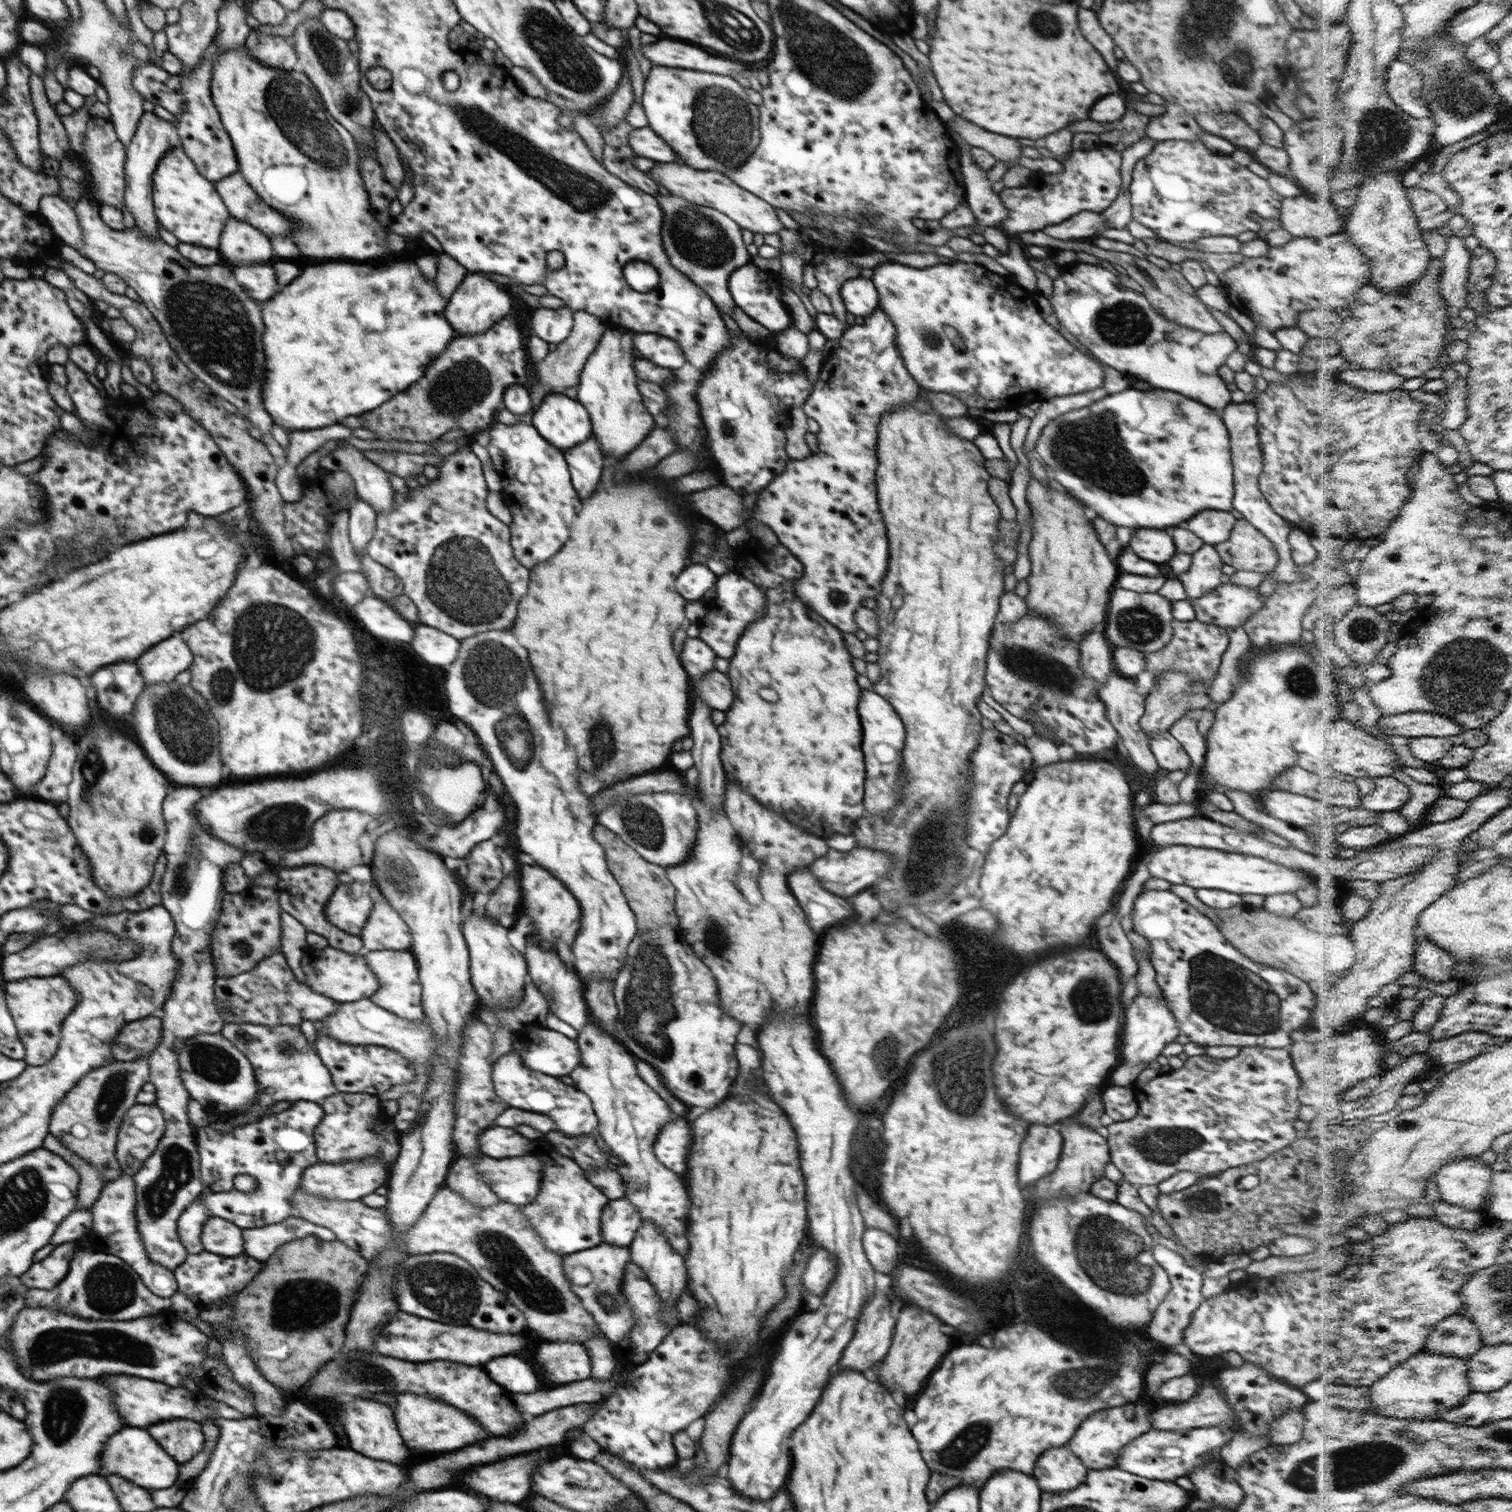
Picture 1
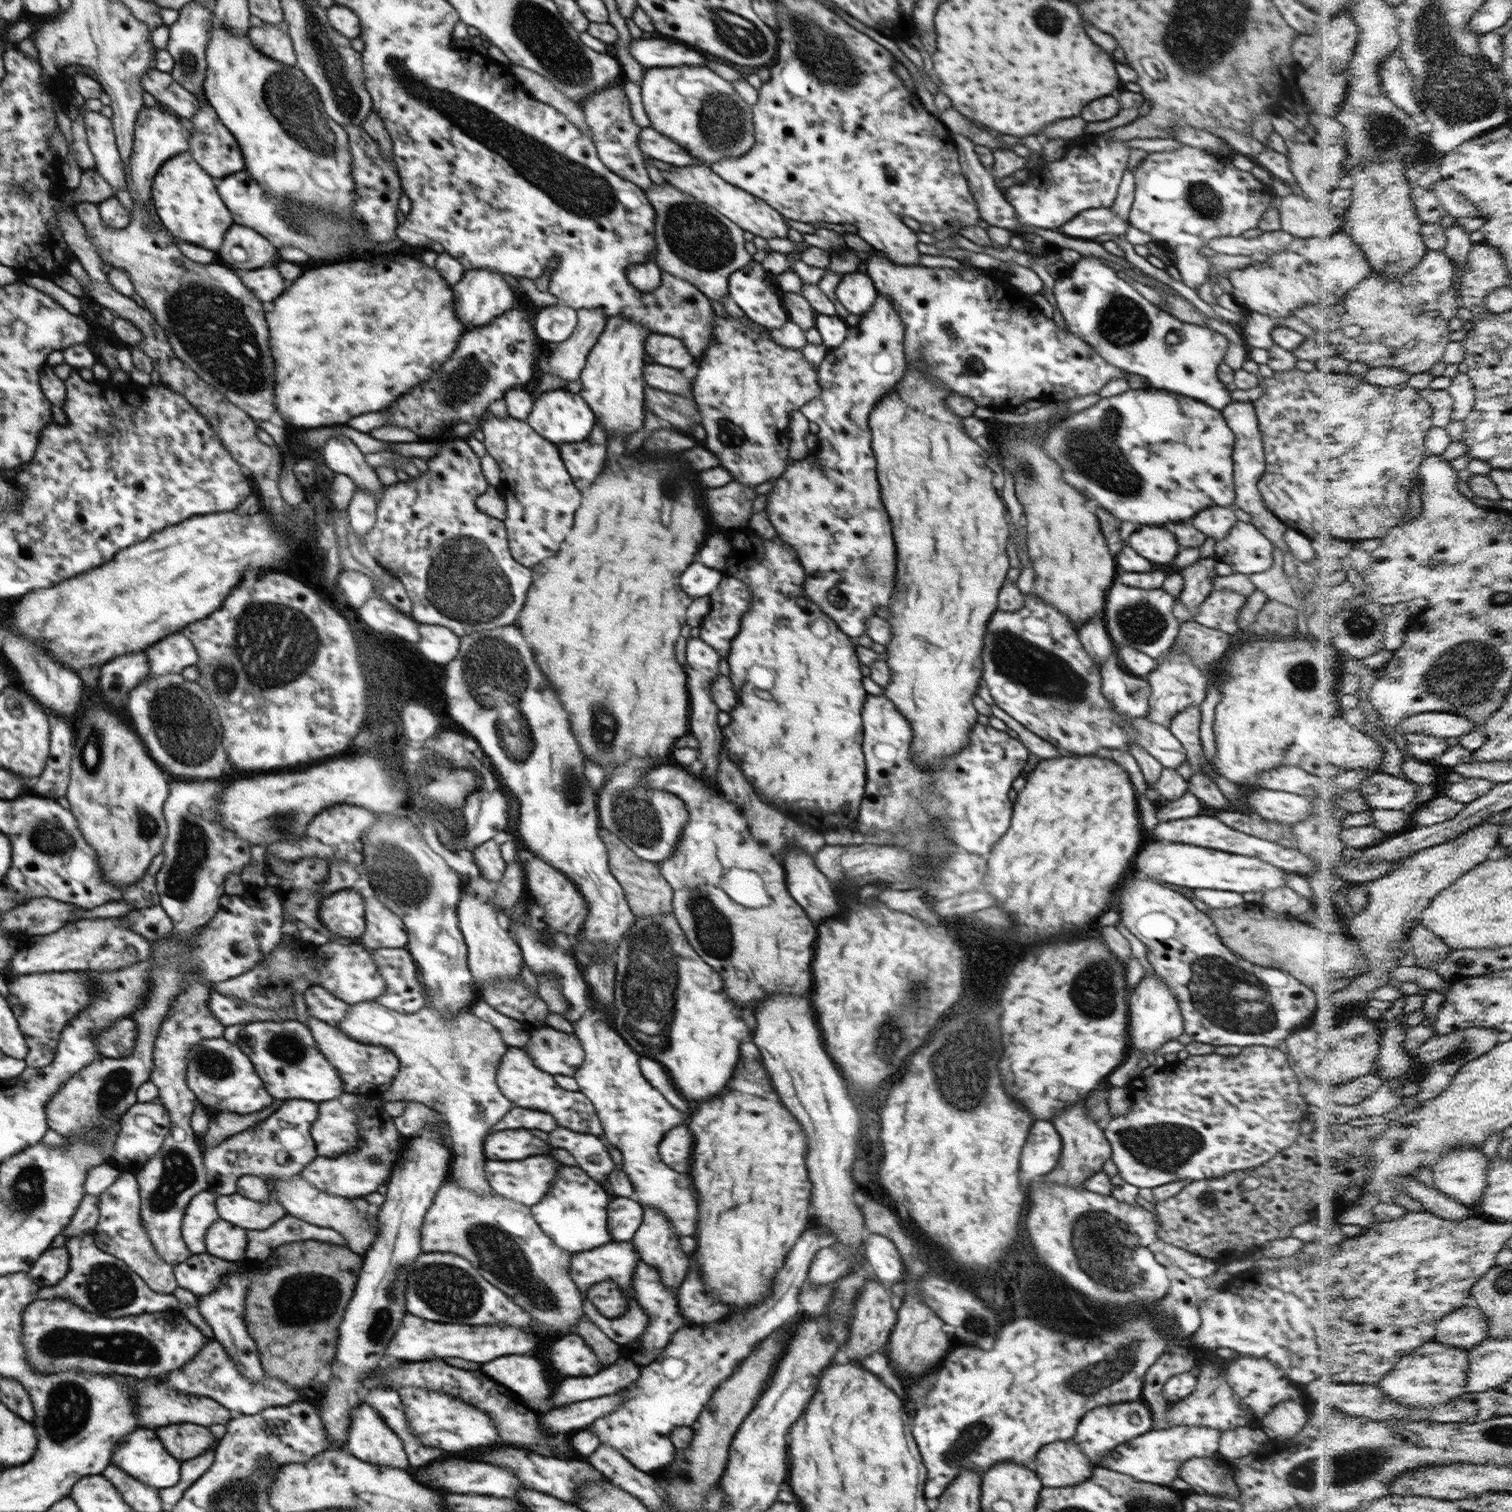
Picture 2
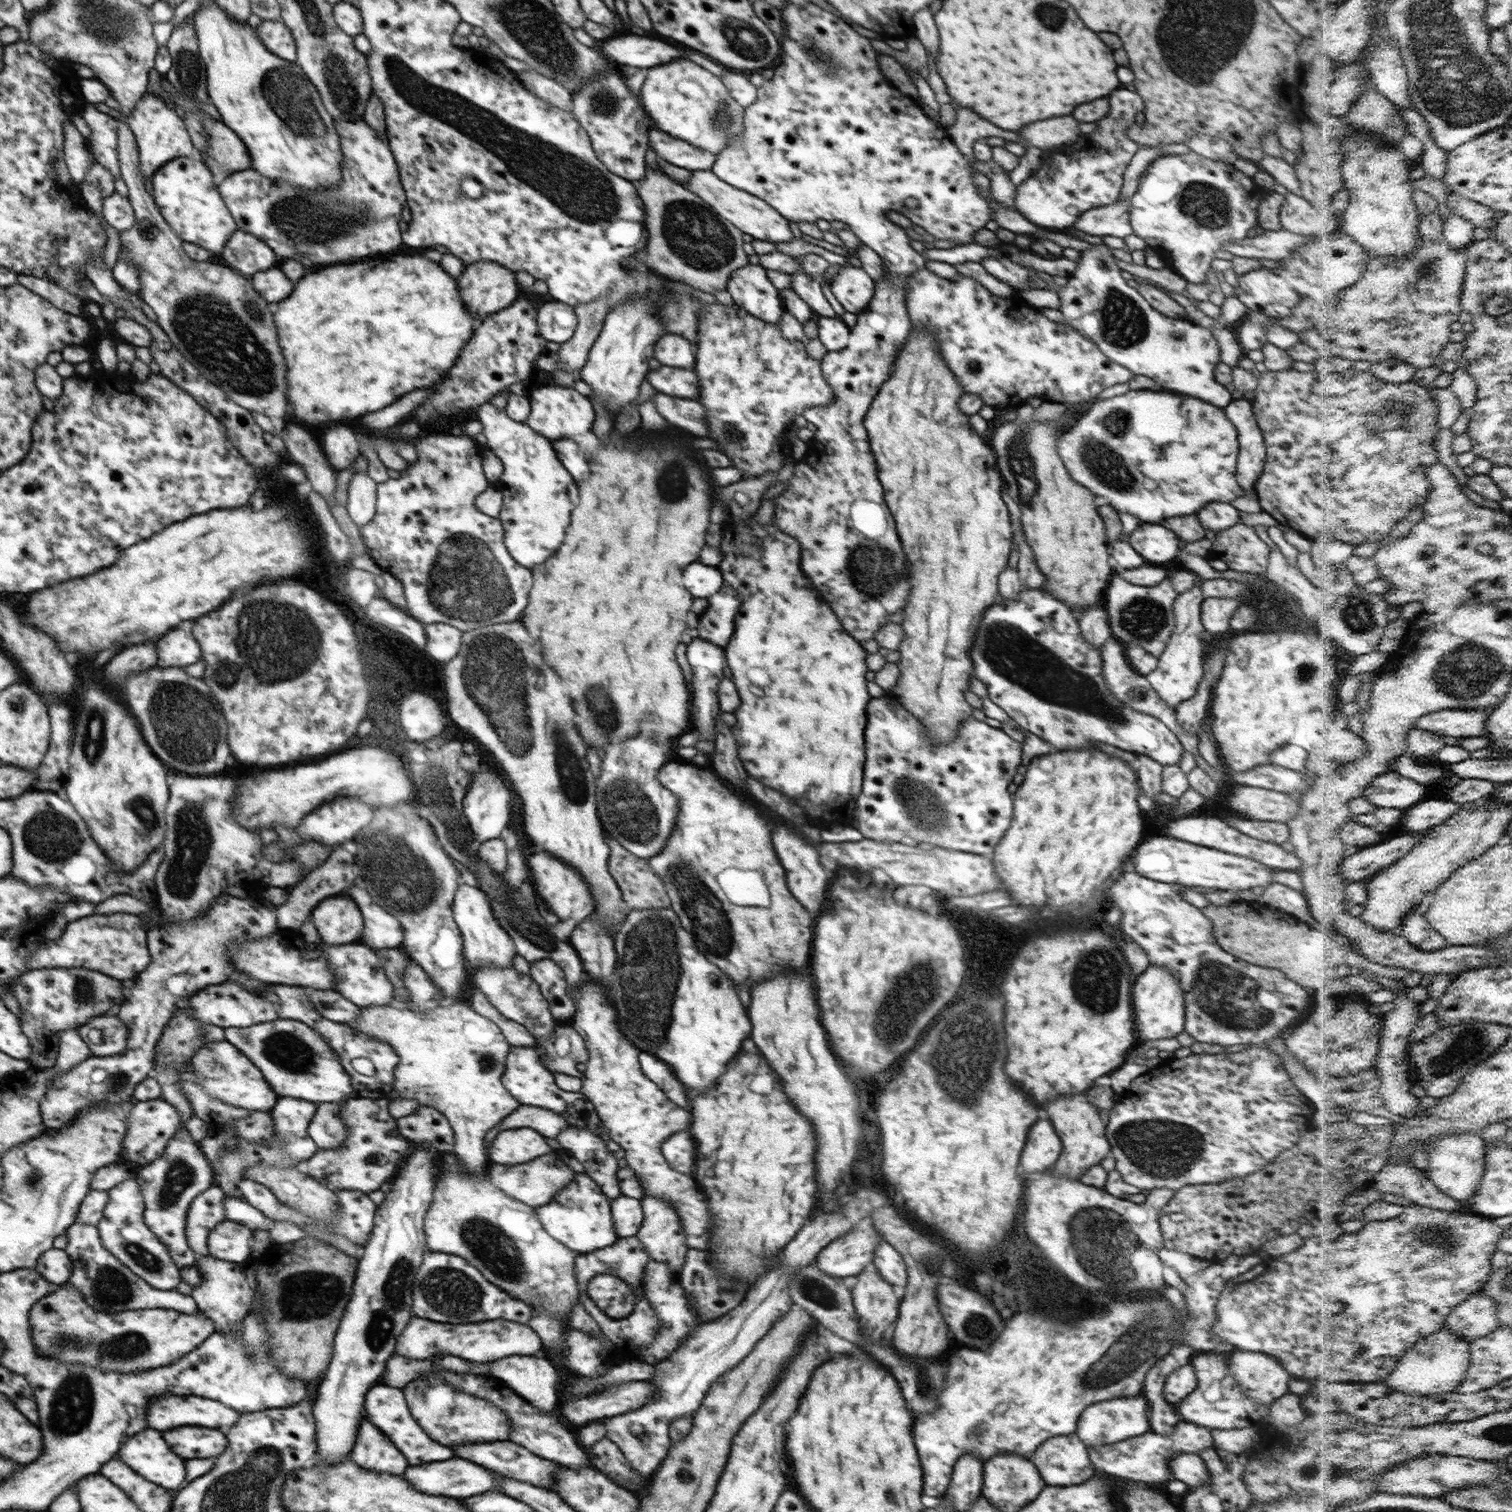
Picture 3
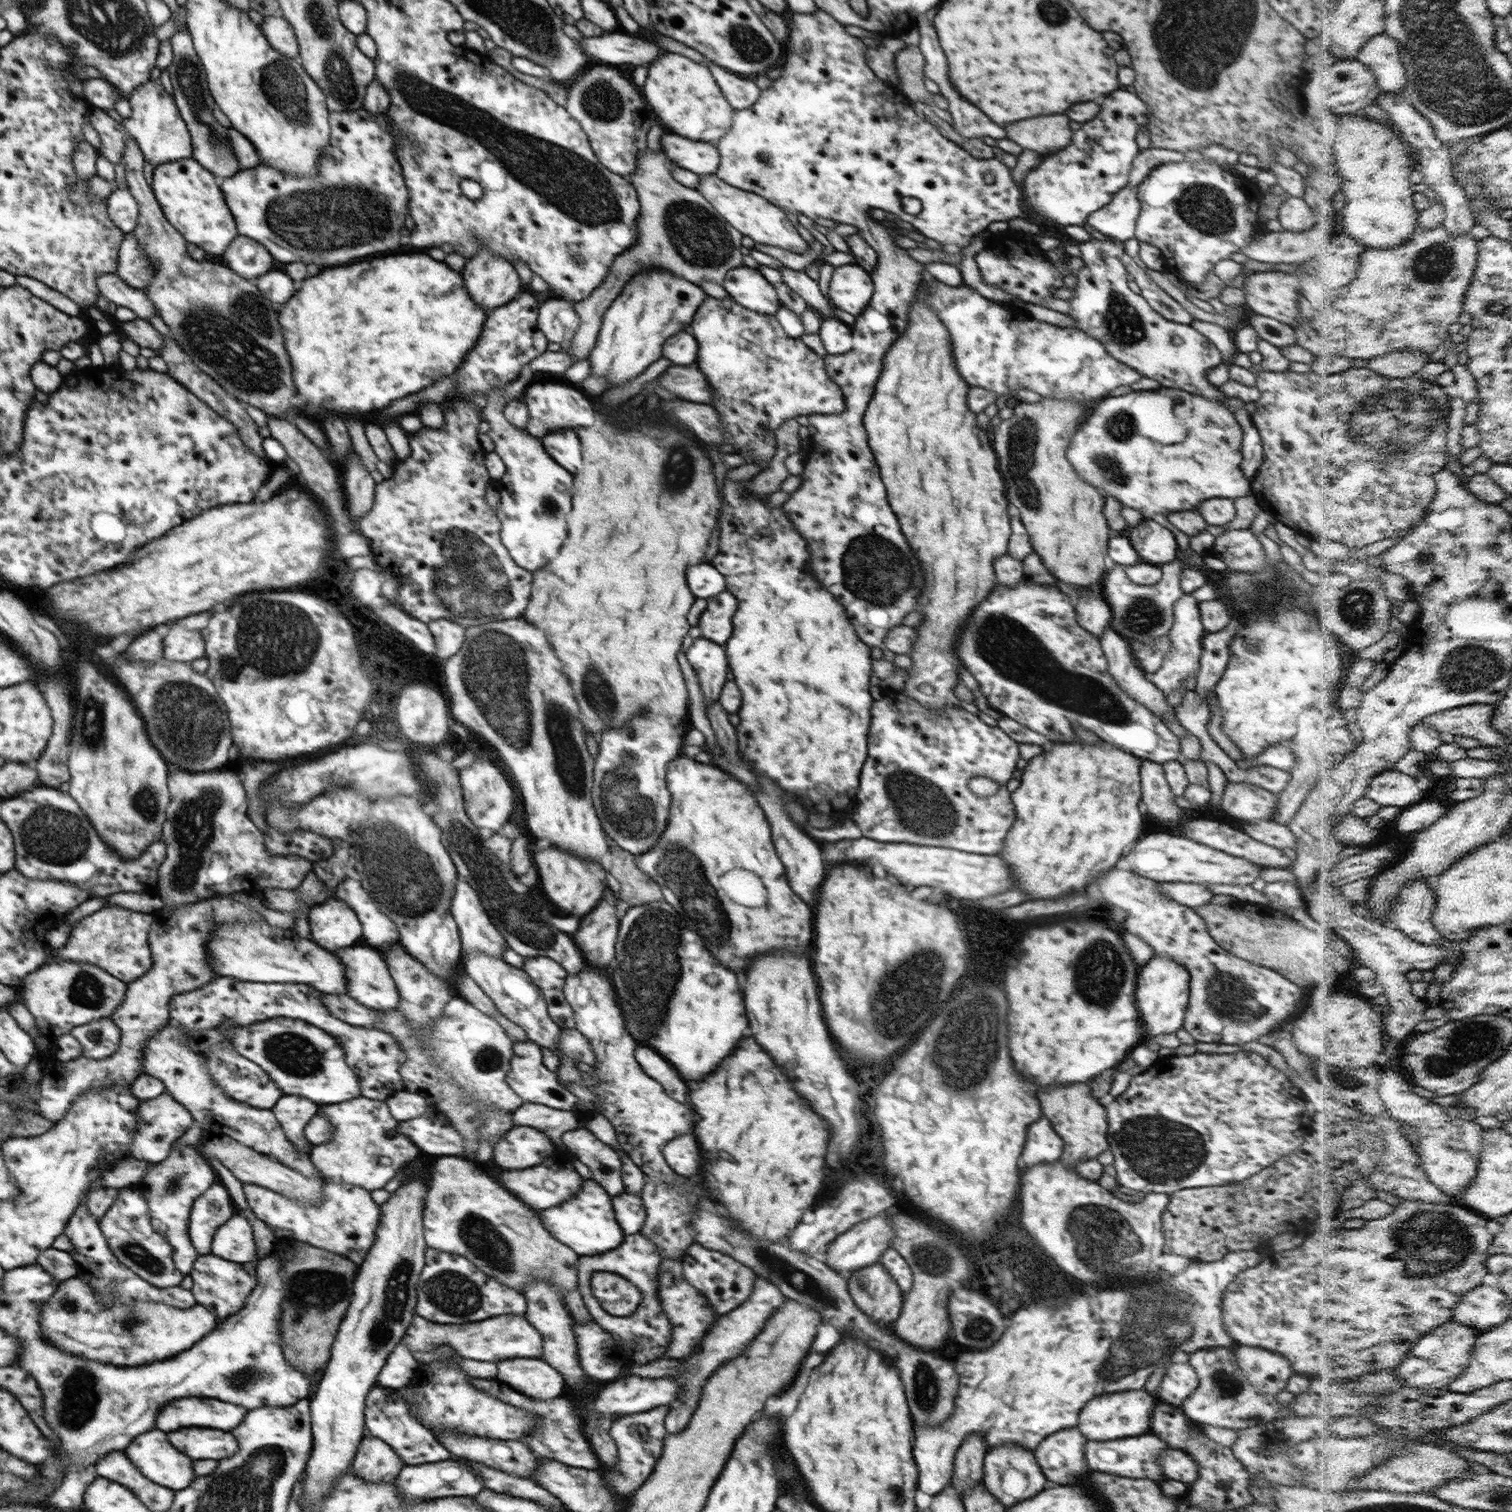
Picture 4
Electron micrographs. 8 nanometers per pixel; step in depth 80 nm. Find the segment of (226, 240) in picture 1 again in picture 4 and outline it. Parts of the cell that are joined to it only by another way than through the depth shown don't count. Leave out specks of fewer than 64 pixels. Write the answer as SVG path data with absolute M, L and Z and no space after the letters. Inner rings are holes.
M236 236L223 254L228 268L232 268L234 272L238 272L238 276L248 280L258 278L264 272L270 272L274 266L274 260L268 254L268 250L246 236Z

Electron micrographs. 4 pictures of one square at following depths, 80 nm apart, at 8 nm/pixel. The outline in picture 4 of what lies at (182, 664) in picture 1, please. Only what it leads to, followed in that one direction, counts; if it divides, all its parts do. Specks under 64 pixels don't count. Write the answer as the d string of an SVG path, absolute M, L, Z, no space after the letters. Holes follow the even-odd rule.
M172 626L163 638L163 657L176 662L192 662L205 656L205 642L198 630Z

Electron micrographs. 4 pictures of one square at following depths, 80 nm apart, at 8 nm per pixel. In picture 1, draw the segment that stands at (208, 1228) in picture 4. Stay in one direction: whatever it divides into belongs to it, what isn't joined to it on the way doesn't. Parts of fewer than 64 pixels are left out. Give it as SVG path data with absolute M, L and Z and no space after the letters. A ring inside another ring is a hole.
M201 1195L178 1217L178 1238L189 1254L200 1254L205 1250L201 1241L202 1227L210 1217L211 1212L203 1204Z

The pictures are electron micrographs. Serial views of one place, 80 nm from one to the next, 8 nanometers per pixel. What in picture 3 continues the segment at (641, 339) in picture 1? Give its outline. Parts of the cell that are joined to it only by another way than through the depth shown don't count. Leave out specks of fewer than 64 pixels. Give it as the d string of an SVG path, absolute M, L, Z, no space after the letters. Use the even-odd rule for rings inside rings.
M666 333L654 346L654 359L660 365L680 369L693 369L695 366L696 347L683 336Z

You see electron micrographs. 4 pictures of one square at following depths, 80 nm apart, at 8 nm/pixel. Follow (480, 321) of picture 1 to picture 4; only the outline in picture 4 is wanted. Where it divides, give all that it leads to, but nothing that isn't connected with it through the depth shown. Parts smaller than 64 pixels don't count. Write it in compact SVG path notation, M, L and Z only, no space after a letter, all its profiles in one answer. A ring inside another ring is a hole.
M479 250L476 256L467 259L460 274L470 298L486 310L508 304L526 288L514 265L493 250Z

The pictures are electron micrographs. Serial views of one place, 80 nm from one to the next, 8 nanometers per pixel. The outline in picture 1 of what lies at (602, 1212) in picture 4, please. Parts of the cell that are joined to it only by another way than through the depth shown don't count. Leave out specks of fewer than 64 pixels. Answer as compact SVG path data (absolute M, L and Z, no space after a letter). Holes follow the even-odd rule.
M546 1138L539 1140L540 1150L536 1150L536 1142L530 1140L526 1154L534 1154L546 1166L543 1166L541 1172L537 1196L531 1203L520 1206L521 1213L529 1220L543 1245L556 1254L569 1255L602 1244L600 1212L609 1203L609 1198L585 1177L585 1171L573 1158L562 1155Z

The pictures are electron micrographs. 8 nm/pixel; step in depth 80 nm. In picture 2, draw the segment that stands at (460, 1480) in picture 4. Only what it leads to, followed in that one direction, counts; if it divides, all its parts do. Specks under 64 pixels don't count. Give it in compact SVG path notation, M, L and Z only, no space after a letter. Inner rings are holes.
M448 1460L448 1462L434 1462L428 1468L416 1470L418 1478L424 1486L442 1490L442 1492L454 1492L454 1494L486 1494L486 1496L498 1496L498 1498L517 1498L517 1488L523 1488L520 1478L506 1466L492 1466L484 1462L464 1462L464 1460Z

